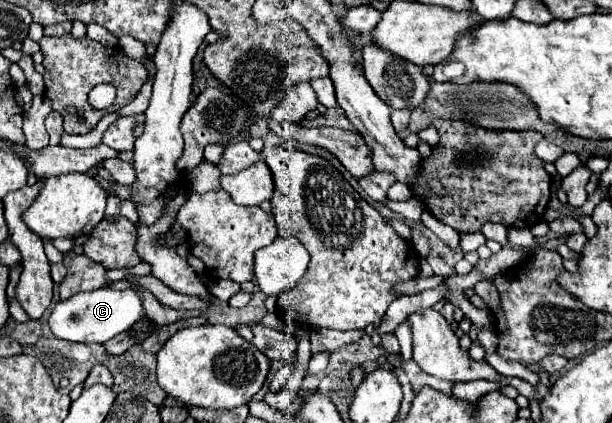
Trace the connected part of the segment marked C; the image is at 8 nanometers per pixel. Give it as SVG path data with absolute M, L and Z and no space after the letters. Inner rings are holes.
M95 289L87 293L77 293L71 299L59 301L49 317L49 327L55 337L59 339L69 339L69 341L79 341L79 343L105 343L115 335L121 335L129 331L139 319L145 317L145 307L143 307L143 297L139 295L137 289Z

